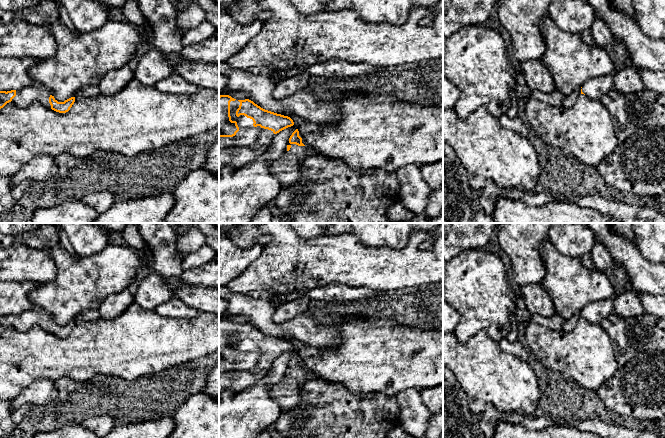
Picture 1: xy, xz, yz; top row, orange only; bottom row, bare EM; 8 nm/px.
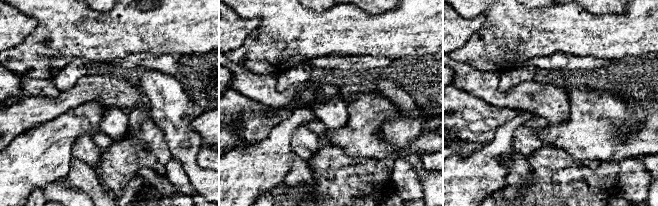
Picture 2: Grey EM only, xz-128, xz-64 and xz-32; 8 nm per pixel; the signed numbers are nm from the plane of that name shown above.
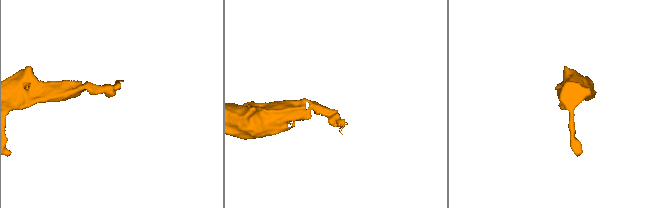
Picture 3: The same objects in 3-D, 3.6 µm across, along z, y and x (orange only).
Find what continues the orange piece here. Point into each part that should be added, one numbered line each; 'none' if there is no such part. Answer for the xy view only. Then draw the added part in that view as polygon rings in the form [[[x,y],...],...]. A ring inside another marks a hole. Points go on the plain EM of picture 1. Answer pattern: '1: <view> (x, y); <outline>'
1: xy (24, 321); [[[38,307],[26,310],[16,315],[16,320],[12,323],[11,327],[20,332],[29,330],[32,326],[38,325],[47,332],[51,332],[49,327],[50,319],[46,313]]]

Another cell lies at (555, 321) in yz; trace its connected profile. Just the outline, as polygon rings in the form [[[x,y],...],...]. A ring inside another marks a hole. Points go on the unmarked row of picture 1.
[[[555,312],[549,317],[541,316],[539,314],[533,314],[532,322],[545,326],[549,329],[561,330],[565,320],[558,313]]]

